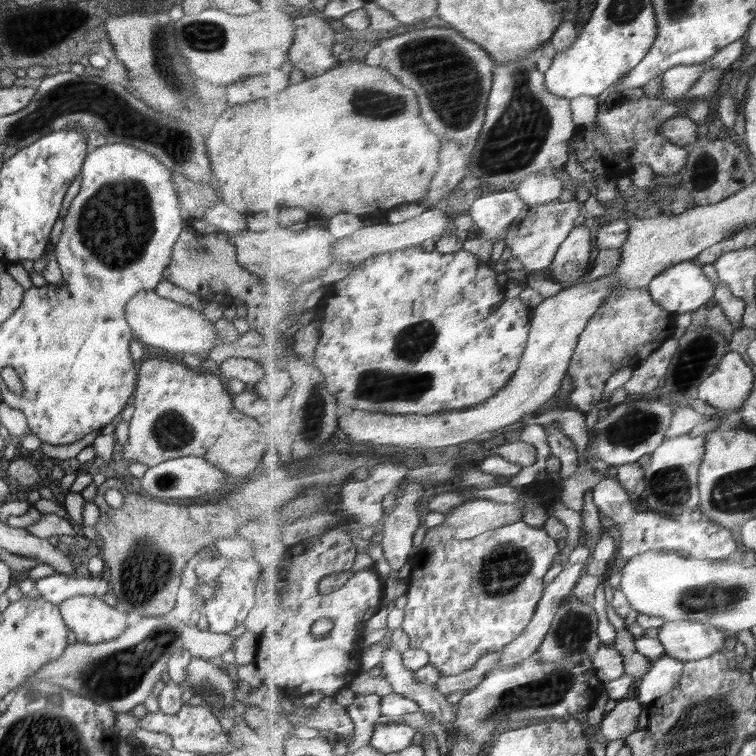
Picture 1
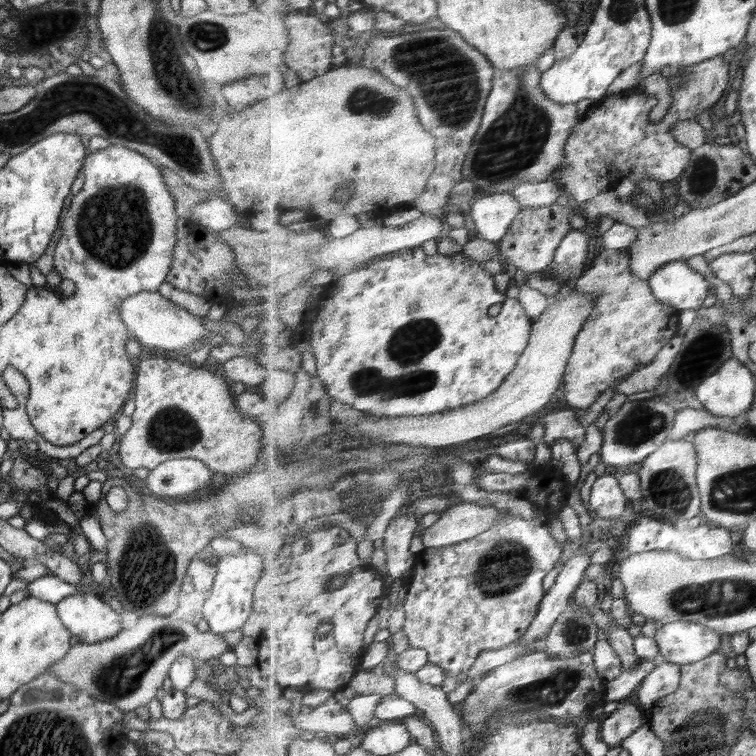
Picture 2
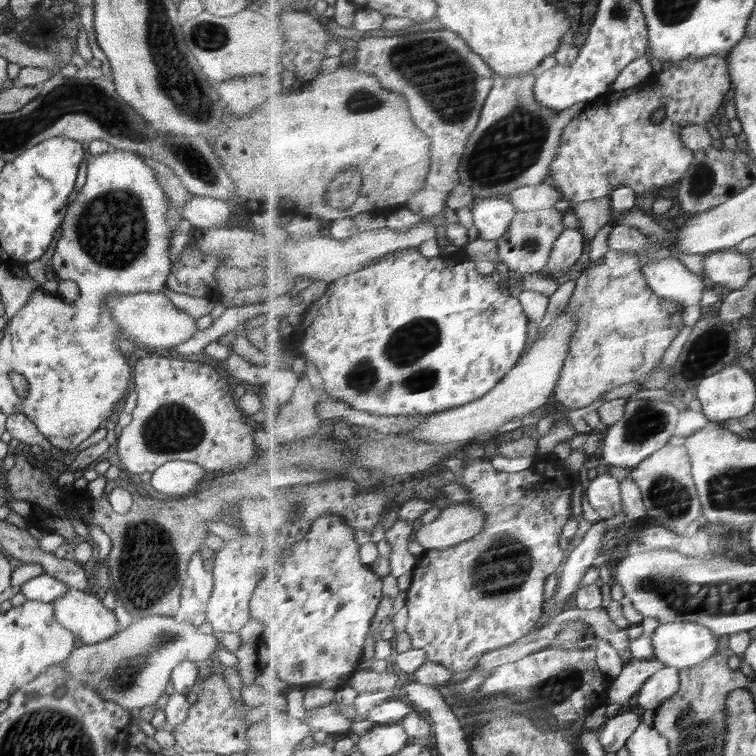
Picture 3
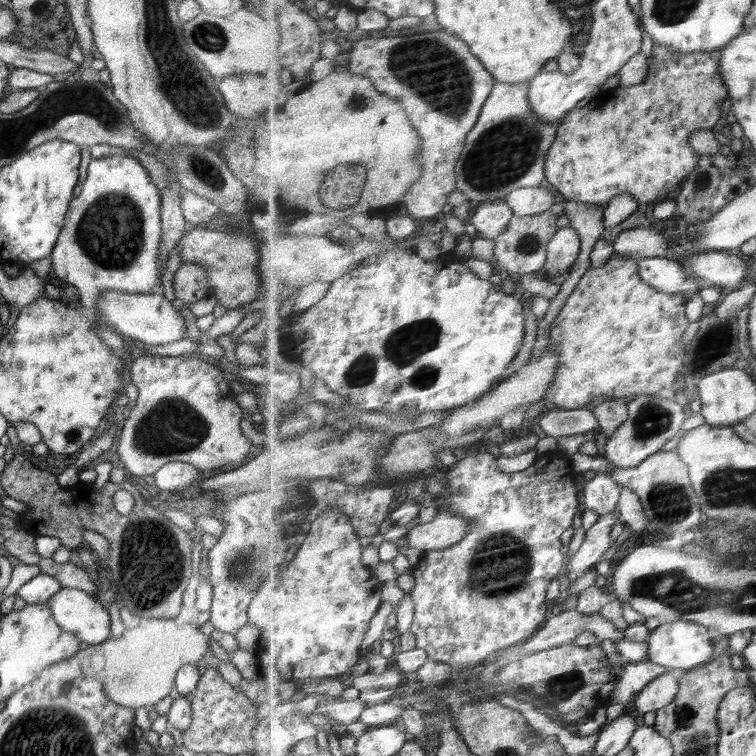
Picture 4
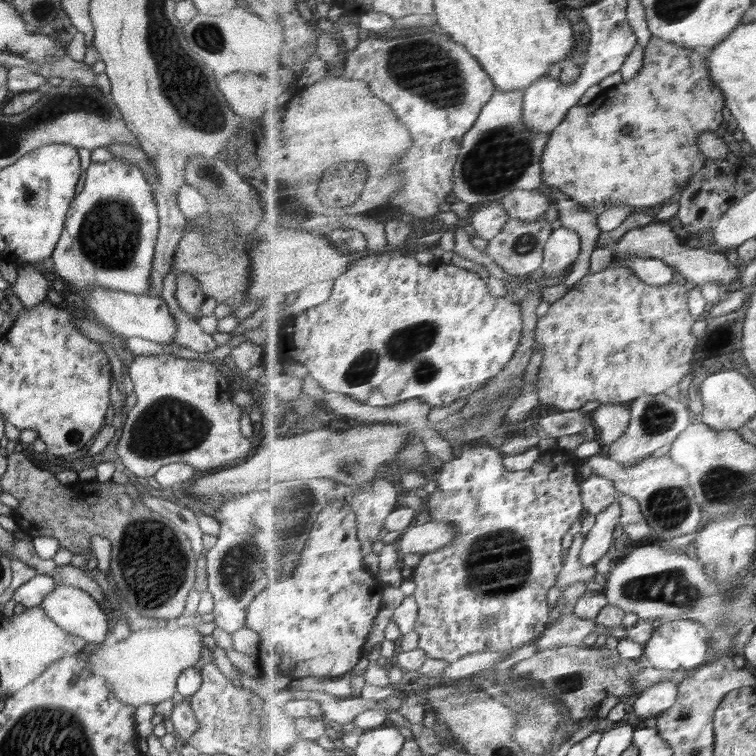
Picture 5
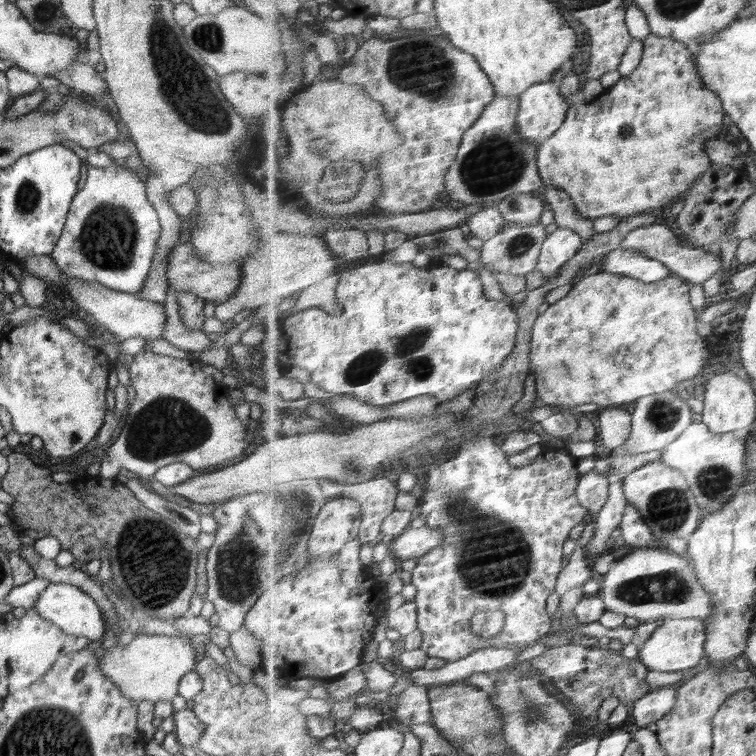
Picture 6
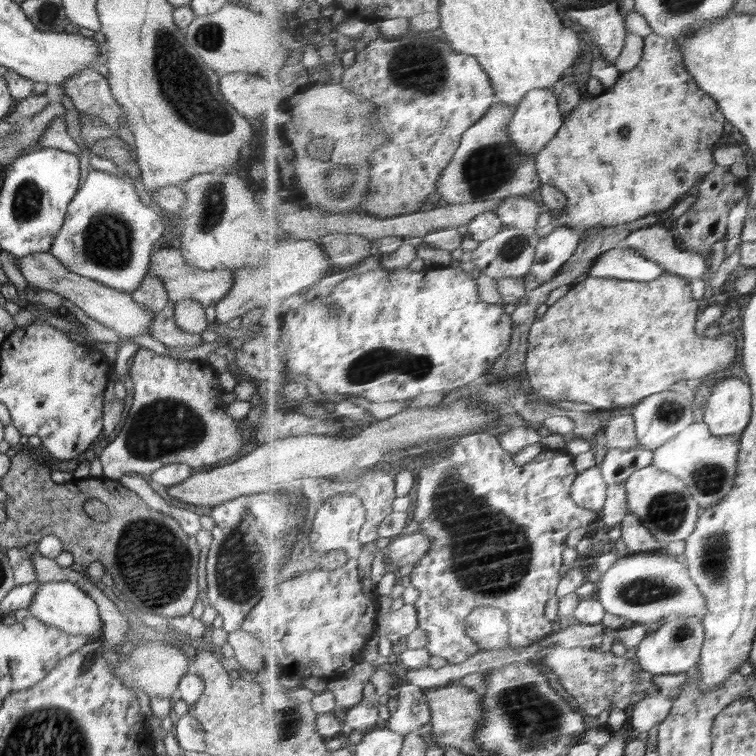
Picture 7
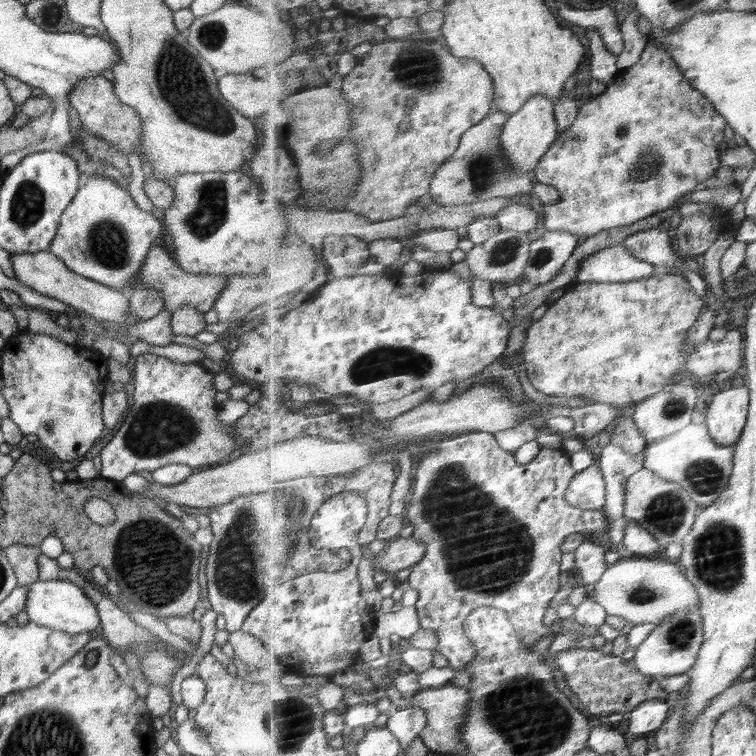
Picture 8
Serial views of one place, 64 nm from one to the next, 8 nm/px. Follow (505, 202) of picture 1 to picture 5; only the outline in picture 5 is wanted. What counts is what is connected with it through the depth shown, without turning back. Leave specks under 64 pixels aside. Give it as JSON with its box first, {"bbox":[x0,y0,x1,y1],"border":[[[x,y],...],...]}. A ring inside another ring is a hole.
{"bbox":[470,202,511,240],"border":[[[496,202],[490,206],[477,207],[472,213],[470,224],[478,236],[492,240],[503,233],[504,227],[511,219],[507,206],[503,202]]]}

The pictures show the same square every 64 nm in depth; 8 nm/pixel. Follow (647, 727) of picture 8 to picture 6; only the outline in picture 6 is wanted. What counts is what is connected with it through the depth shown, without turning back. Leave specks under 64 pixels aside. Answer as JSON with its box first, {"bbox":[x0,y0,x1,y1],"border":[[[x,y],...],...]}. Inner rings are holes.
{"bbox":[633,685,679,728],"border":[[[674,685],[652,689],[648,695],[635,703],[633,716],[636,725],[644,728],[664,719],[676,706],[678,696],[679,690],[676,690]]]}

